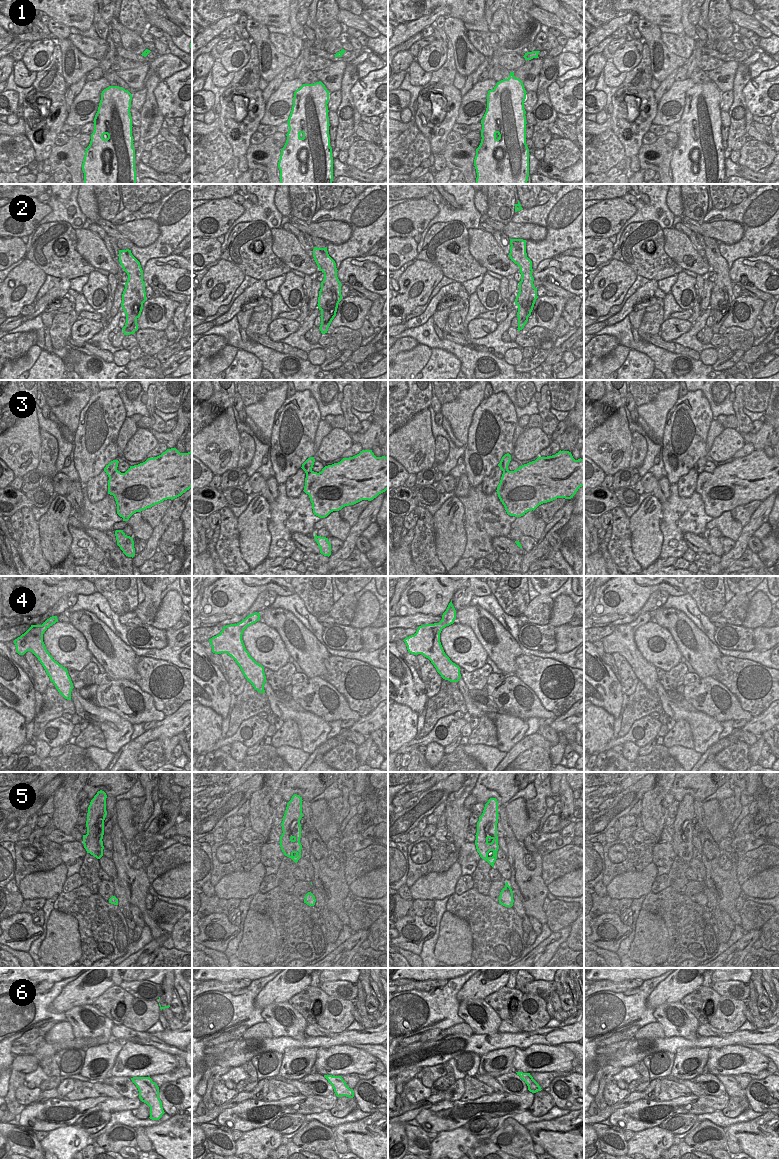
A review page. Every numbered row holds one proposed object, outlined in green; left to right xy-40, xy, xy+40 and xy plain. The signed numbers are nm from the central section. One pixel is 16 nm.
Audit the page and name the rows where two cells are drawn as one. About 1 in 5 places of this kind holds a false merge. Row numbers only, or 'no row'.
2

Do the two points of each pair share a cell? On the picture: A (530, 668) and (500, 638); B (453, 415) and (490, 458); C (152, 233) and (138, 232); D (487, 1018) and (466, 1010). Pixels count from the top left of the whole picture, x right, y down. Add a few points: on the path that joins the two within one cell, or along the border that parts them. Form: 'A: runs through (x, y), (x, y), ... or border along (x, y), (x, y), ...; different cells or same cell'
A: border along (522, 653), (515, 660), (514, 673); different cells
B: border along (476, 409), (468, 429), (468, 441), (466, 443); different cells
C: runs through (149, 232), (141, 232); same cell
D: runs through (482, 1018), (476, 1013), (471, 1013); same cell

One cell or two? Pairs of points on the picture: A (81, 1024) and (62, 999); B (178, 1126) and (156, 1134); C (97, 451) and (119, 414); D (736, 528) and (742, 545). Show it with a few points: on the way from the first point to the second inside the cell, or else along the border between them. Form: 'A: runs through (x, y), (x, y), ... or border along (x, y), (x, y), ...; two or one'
A: border along (91, 1004), (76, 1005), (64, 1012); two
B: runs through (173, 1131), (171, 1133), (161, 1133); one
C: runs through (97, 442), (97, 438), (110, 423); one
D: border along (743, 526), (739, 536), (734, 541); two

